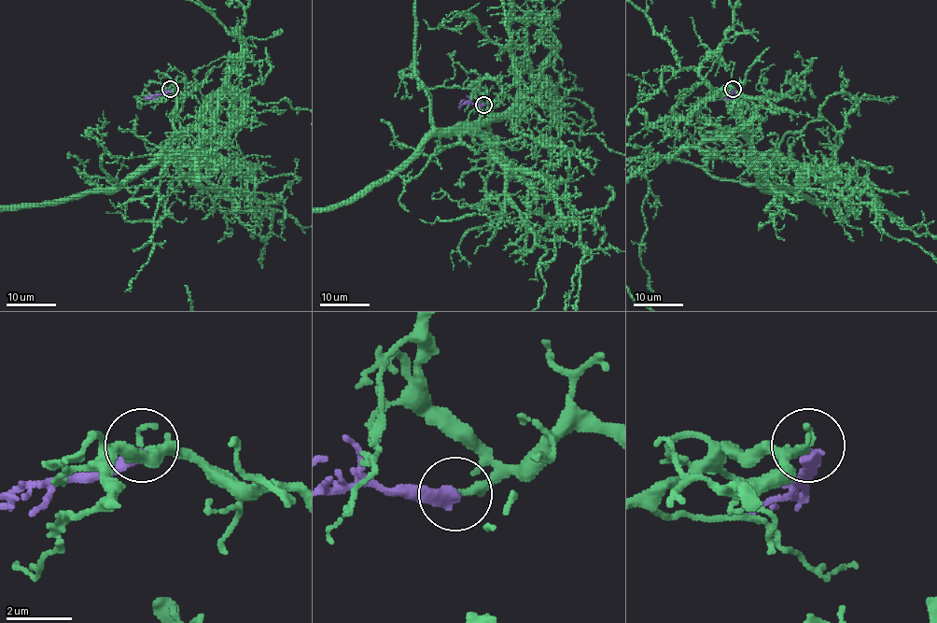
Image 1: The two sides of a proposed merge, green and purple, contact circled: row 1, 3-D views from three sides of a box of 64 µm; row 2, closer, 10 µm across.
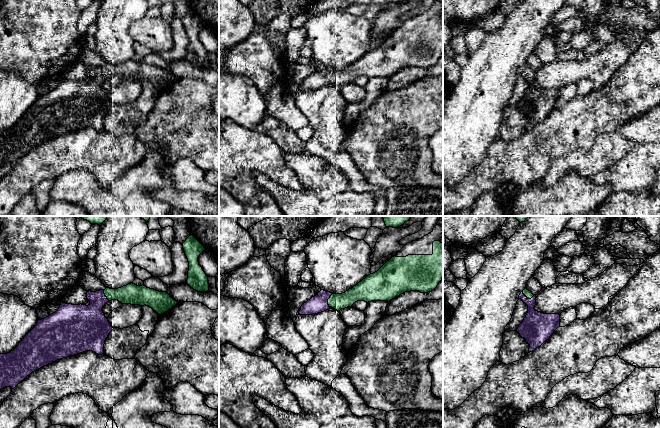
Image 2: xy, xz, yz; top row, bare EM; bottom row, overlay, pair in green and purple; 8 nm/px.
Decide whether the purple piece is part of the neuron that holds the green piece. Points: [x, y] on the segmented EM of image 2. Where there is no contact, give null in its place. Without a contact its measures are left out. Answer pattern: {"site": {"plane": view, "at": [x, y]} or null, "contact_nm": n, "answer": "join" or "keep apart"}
{"site": {"plane": "yz", "at": [528, 298]}, "contact_nm": 110, "answer": "join"}

